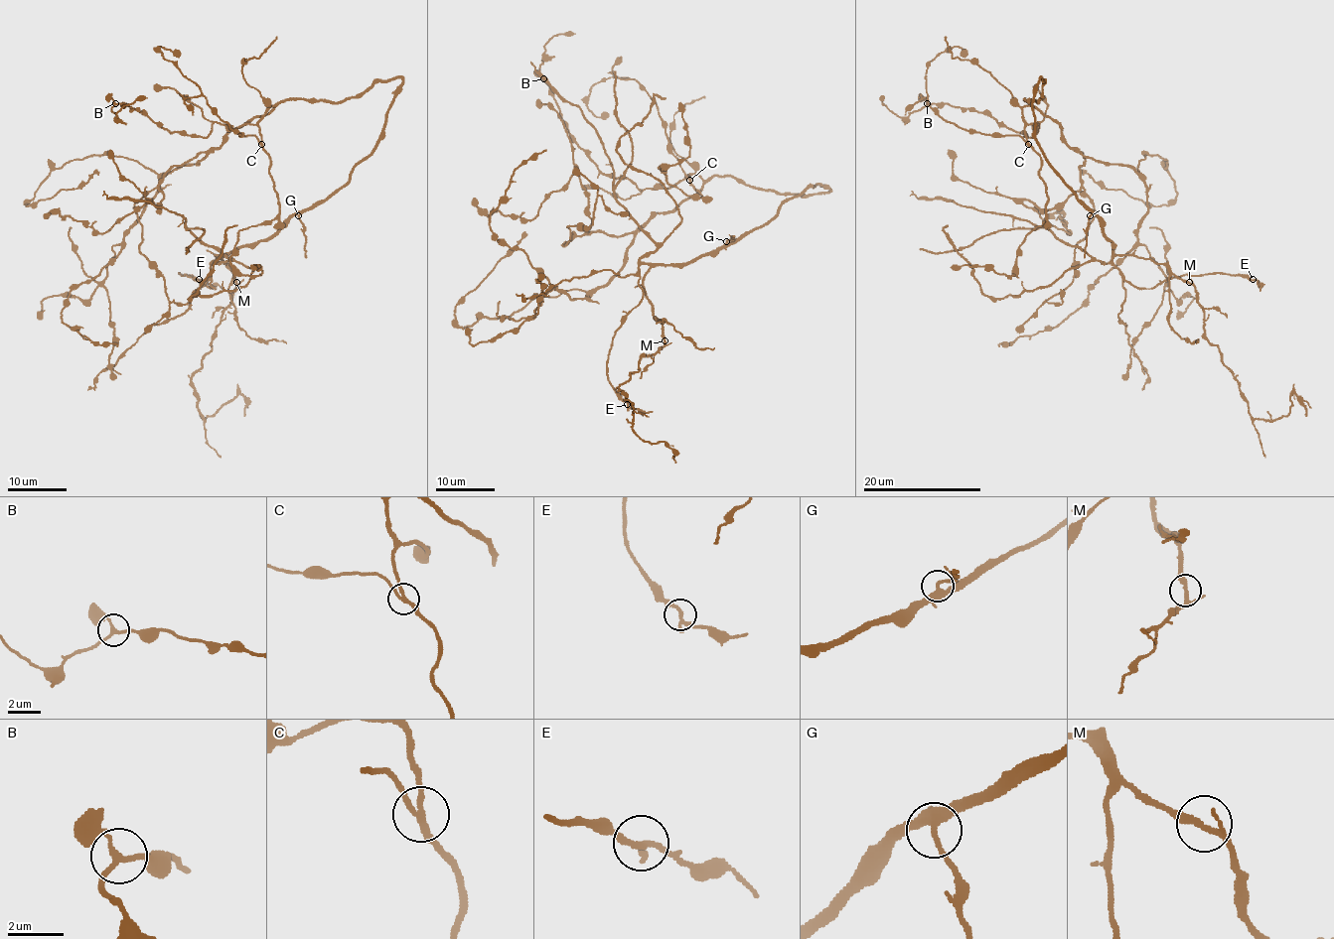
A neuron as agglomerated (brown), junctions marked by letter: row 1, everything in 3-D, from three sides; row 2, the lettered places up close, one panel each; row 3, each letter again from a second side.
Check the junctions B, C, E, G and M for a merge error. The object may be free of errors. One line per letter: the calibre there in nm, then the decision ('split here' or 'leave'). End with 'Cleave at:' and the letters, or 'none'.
B: 180 nm thick; leave
C: 200 nm thick; leave
E: 180 nm thick; leave
G: 240 nm thick; leave
M: 200 nm thick; leave
Cleave at: none

